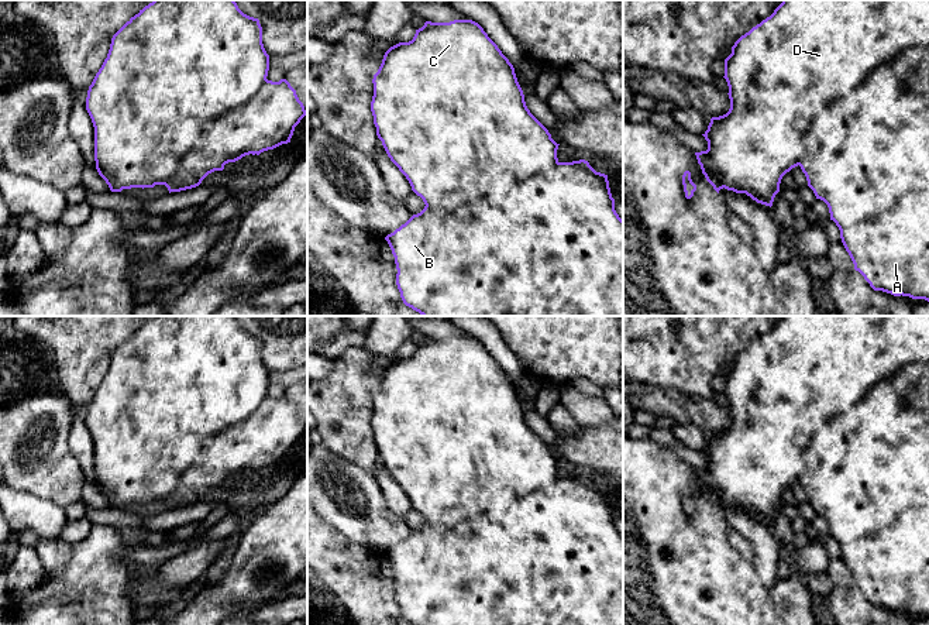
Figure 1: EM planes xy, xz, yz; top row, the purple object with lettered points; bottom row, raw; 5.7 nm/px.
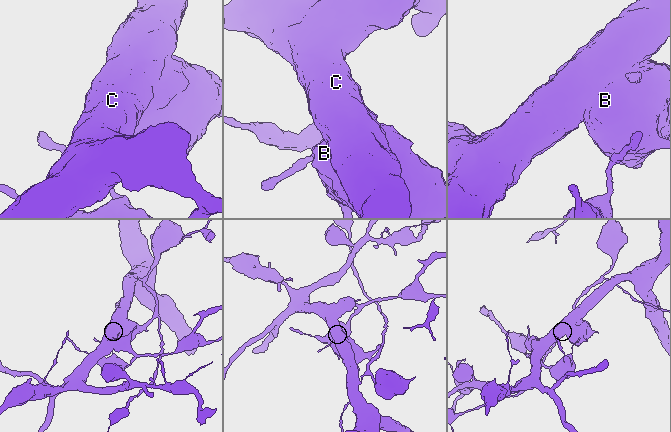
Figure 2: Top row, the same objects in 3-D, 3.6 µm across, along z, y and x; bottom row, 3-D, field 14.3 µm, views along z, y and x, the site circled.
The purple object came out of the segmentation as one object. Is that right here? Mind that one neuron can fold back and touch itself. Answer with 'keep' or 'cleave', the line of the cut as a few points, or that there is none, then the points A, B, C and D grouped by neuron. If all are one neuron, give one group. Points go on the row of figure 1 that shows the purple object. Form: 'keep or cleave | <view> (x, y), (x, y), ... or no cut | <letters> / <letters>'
cleave | yz (928, 50), (900, 52), (835, 98), (812, 122), (797, 164) | A B / C D

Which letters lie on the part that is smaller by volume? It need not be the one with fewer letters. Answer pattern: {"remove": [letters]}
{"remove": ["A", "B"]}

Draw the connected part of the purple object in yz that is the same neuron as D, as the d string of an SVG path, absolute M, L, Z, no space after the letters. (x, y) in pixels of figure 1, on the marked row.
M782 0L770 17L734 42L725 59L730 109L710 119L702 134L708 150L695 152L706 181L718 193L725 188L771 207L782 176L804 155L804 138L816 116L880 65L909 49L929 51L929 0Z

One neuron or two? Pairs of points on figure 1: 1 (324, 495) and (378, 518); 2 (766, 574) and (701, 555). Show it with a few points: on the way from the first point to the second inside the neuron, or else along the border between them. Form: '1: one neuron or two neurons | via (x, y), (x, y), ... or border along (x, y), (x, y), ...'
1: one neuron | via (337, 495), (346, 495), (361, 511), (365, 511)
2: two neurons | border along (752, 563), (757, 577), (768, 590)

